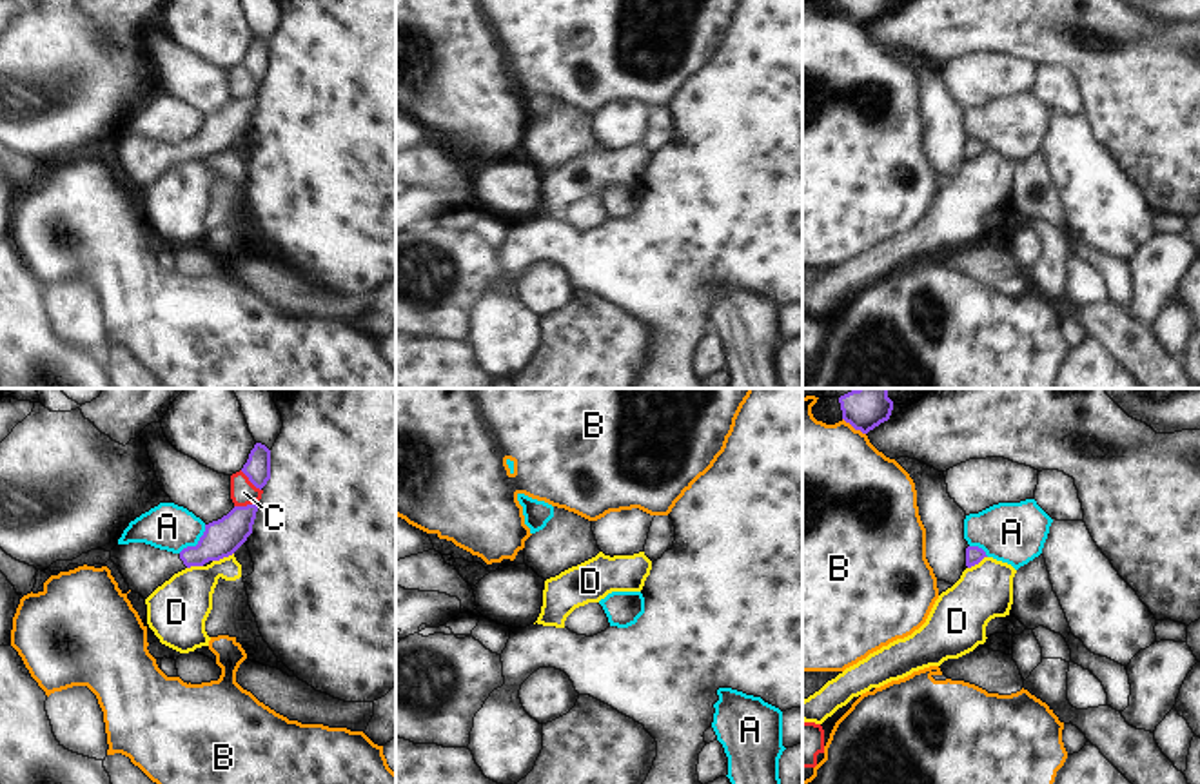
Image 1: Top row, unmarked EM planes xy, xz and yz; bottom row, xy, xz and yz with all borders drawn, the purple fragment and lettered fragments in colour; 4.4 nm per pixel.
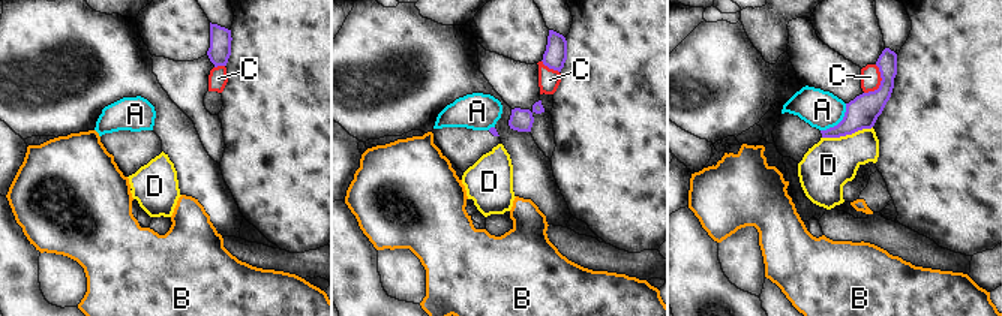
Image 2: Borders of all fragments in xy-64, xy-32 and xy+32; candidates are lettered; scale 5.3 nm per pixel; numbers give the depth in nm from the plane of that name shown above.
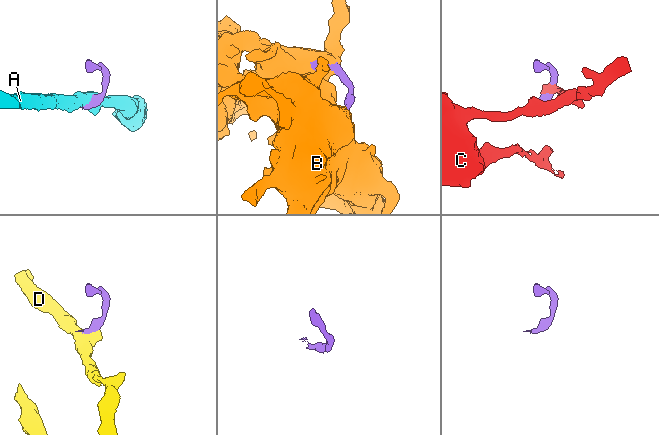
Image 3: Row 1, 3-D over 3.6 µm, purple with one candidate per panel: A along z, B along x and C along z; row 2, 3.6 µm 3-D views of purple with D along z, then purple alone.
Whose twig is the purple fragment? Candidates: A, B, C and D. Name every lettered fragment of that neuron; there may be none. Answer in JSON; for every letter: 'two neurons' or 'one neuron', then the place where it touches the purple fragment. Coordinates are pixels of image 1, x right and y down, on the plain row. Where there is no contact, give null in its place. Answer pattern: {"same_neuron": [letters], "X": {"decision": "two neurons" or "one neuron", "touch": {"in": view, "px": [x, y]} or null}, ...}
{"same_neuron": [], "A": {"decision": "two neurons", "touch": {"in": "xy", "px": [198, 137]}}, "B": {"decision": "two neurons", "touch": {"in": "yz", "px": [854, 20]}}, "C": {"decision": "two neurons", "touch": {"in": "xy", "px": [245, 100]}}, "D": {"decision": "two neurons", "touch": {"in": "xy", "px": [222, 151]}}}

